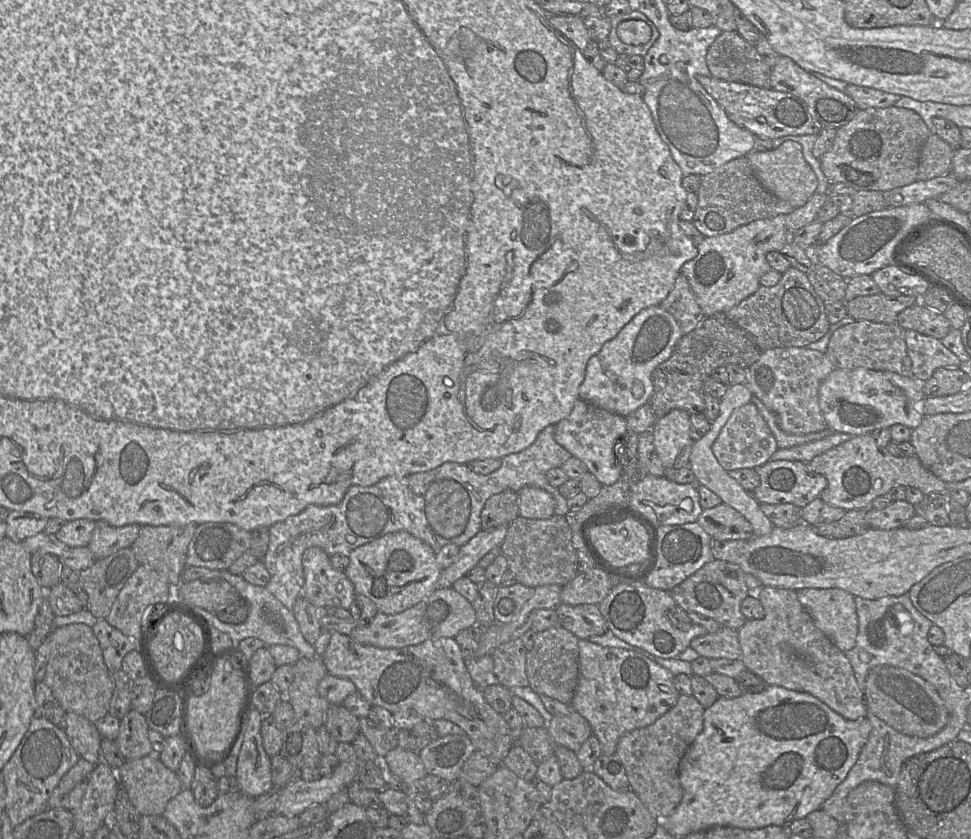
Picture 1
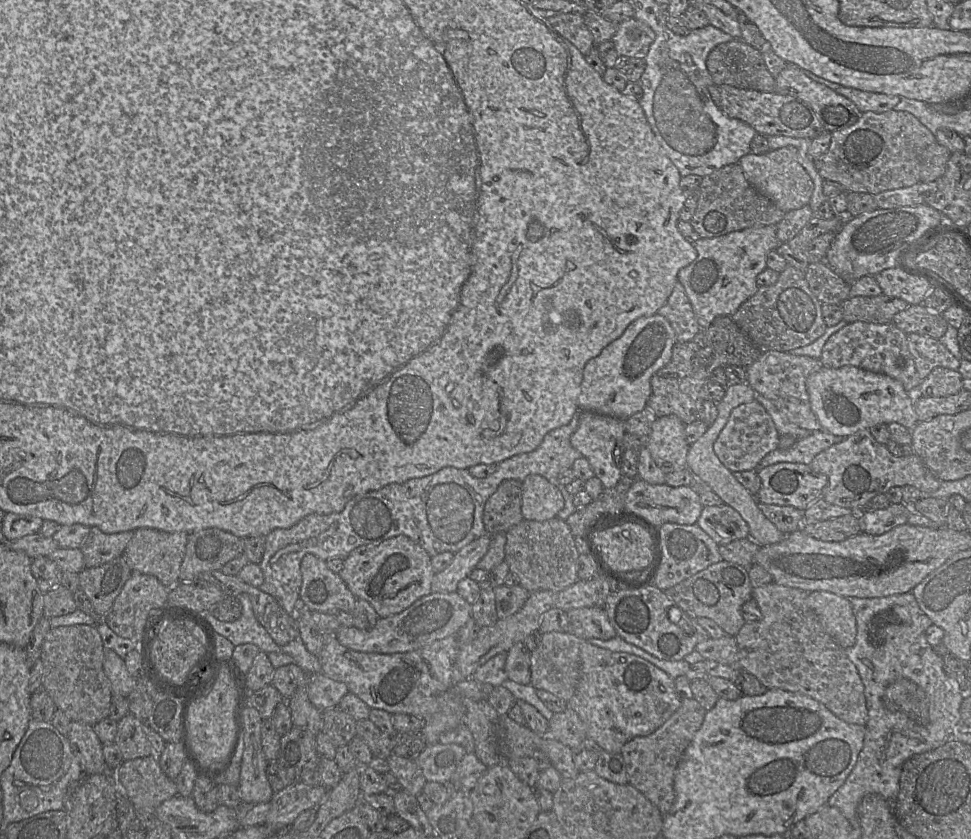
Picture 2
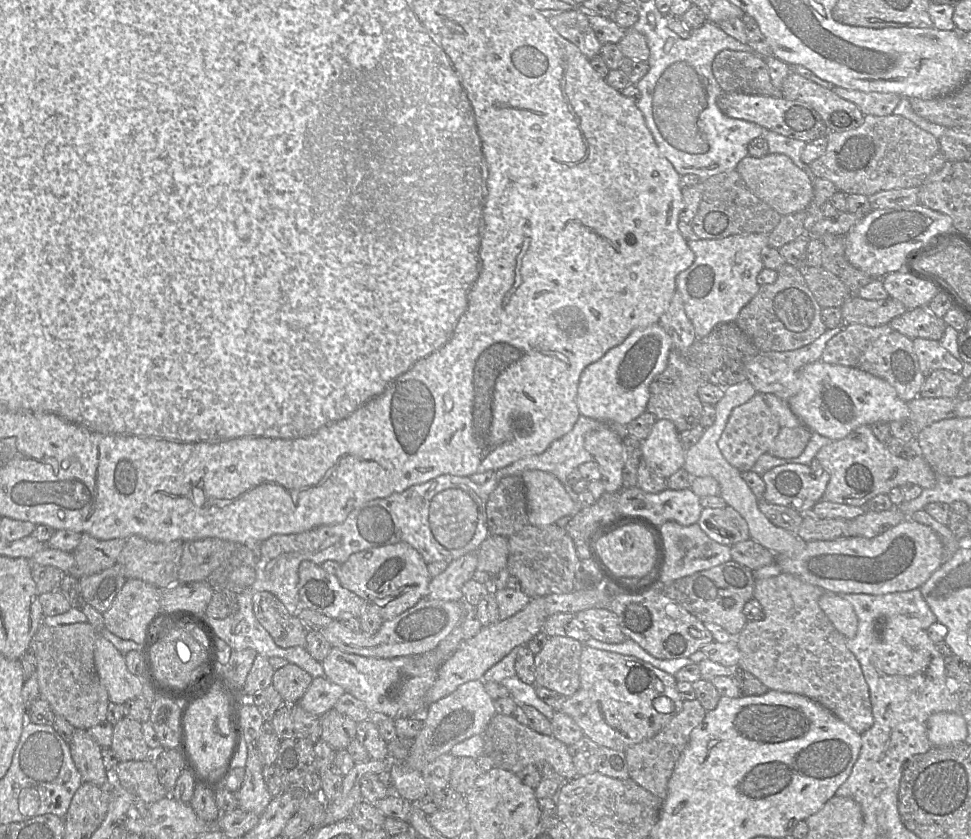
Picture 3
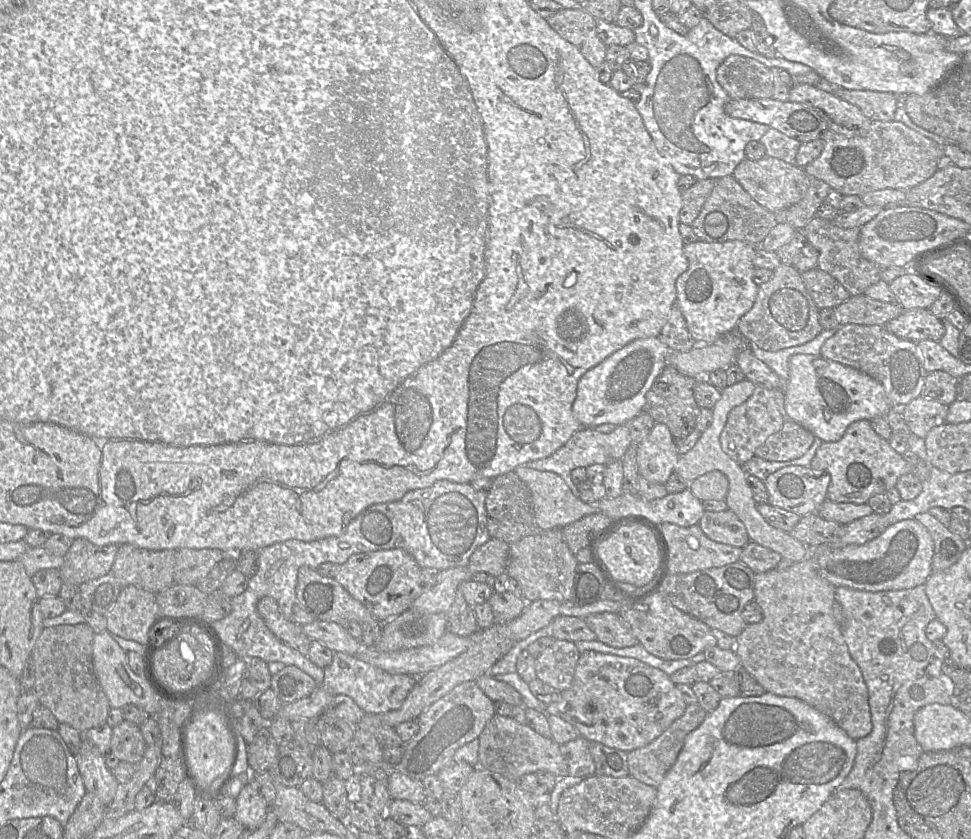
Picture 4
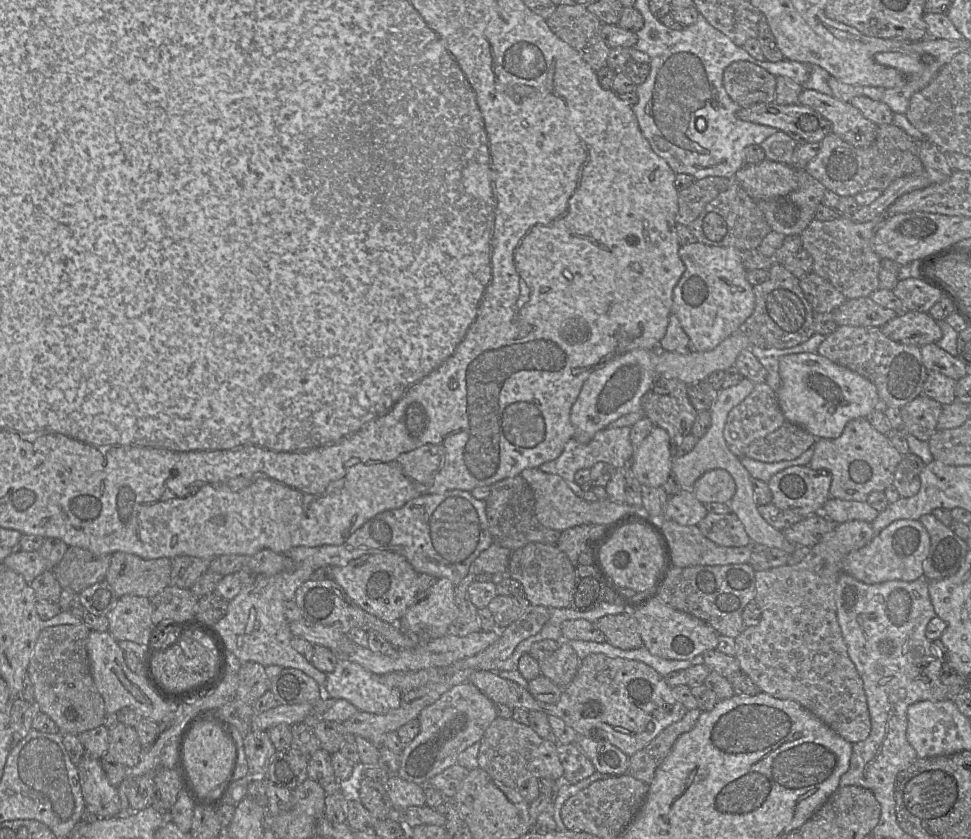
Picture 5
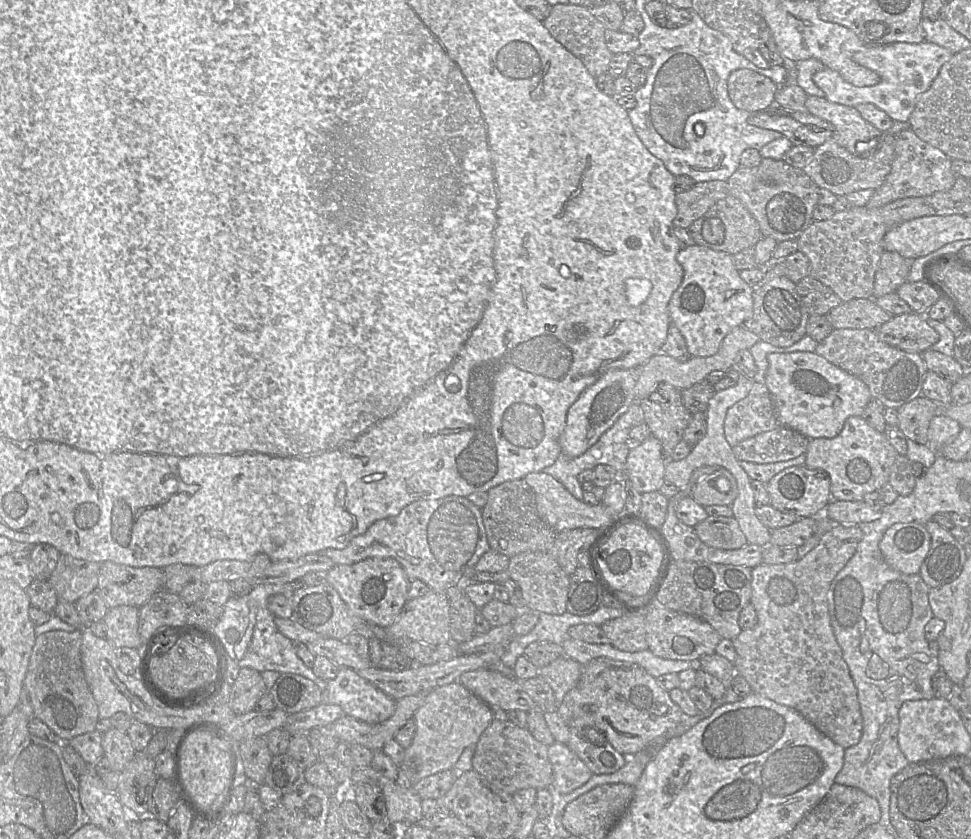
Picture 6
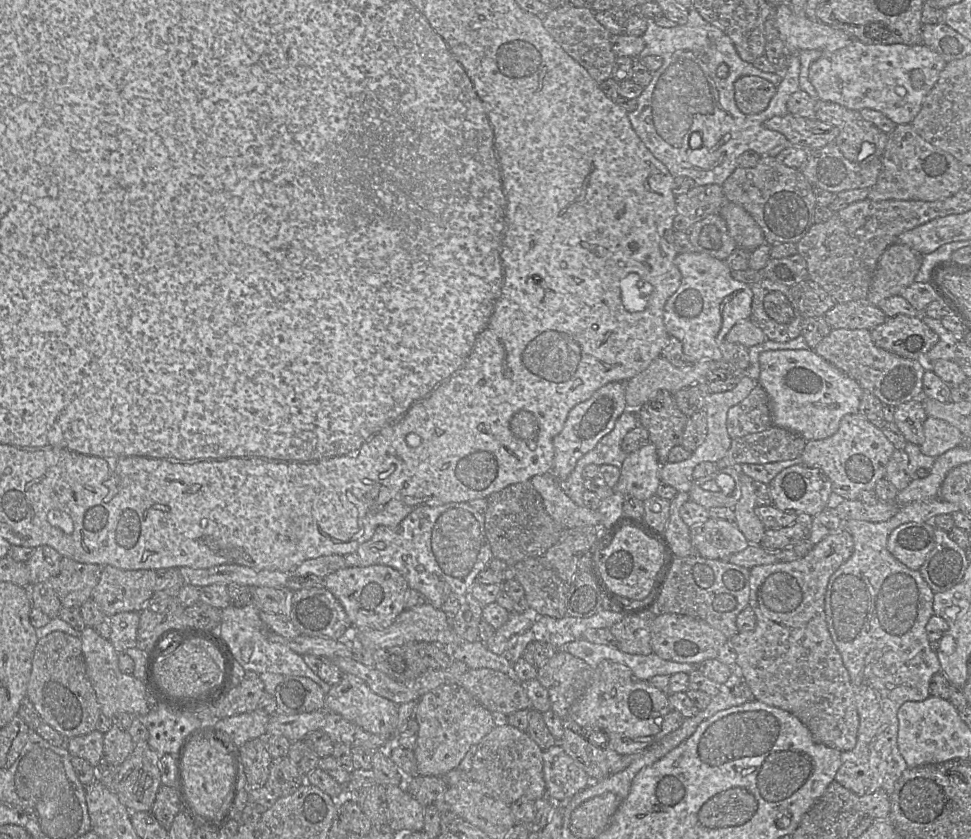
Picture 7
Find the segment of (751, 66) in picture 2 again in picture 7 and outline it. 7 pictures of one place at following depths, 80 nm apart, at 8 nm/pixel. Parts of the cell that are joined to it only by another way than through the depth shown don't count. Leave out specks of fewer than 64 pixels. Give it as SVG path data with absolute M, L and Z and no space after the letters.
M754 75L738 78L734 83L734 98L739 110L745 114L758 114L764 111L777 86L770 81Z

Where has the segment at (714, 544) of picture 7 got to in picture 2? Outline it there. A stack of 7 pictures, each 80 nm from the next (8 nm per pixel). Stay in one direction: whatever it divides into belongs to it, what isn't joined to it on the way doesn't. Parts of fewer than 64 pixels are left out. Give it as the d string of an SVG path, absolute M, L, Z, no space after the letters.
M724 503L704 506L696 524L718 545L749 538L748 524L738 511Z

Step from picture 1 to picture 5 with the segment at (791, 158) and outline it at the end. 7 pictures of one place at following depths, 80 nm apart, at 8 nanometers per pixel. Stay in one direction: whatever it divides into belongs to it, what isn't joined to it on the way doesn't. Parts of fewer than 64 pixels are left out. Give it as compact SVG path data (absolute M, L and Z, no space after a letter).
M768 159L758 164L745 163L734 181L755 201L785 196L798 187L793 166Z

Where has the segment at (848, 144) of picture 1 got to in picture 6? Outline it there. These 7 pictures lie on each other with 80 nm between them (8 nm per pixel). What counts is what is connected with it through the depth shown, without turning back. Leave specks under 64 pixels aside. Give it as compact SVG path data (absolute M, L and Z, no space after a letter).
M883 133L876 151L866 158L851 154L830 138L815 148L811 161L803 170L820 188L827 189L837 196L845 196L863 189L876 190L891 171L895 157L896 137L893 134Z

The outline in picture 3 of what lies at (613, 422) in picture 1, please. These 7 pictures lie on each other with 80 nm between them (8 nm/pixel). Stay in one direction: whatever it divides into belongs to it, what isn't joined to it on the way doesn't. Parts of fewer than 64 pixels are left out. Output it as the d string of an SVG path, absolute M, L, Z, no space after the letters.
M609 426L589 432L584 448L598 464L606 492L619 493L623 489L625 447L622 438Z

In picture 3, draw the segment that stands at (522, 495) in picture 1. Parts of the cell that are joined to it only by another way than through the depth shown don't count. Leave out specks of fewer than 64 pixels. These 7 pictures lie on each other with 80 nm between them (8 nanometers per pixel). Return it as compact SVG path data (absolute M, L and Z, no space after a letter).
M527 470L521 474L526 487L529 524L548 526L566 515L574 516L580 509L553 474Z

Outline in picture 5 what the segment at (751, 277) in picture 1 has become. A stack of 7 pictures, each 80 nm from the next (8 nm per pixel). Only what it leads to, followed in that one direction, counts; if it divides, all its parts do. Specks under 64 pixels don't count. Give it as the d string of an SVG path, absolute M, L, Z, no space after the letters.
M700 242L681 246L679 256L685 264L685 272L674 288L672 313L675 314L695 351L709 351L723 340L739 331L740 326L754 312L755 294L746 278L747 270L741 259L742 251L735 247L710 246Z

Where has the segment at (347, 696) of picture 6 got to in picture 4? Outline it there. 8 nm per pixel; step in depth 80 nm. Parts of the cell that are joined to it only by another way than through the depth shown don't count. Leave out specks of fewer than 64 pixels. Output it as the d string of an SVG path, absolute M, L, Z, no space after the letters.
M334 652L332 663L323 668L322 686L333 696L346 695L352 698L365 713L386 713L399 709L418 677L407 674L391 674L379 669L355 655Z

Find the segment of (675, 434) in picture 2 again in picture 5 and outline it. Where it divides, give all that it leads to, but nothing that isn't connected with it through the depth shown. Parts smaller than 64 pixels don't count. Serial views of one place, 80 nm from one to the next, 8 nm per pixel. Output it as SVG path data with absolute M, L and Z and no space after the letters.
M654 426L650 434L635 449L631 467L641 485L660 487L672 474L674 449L668 432Z

